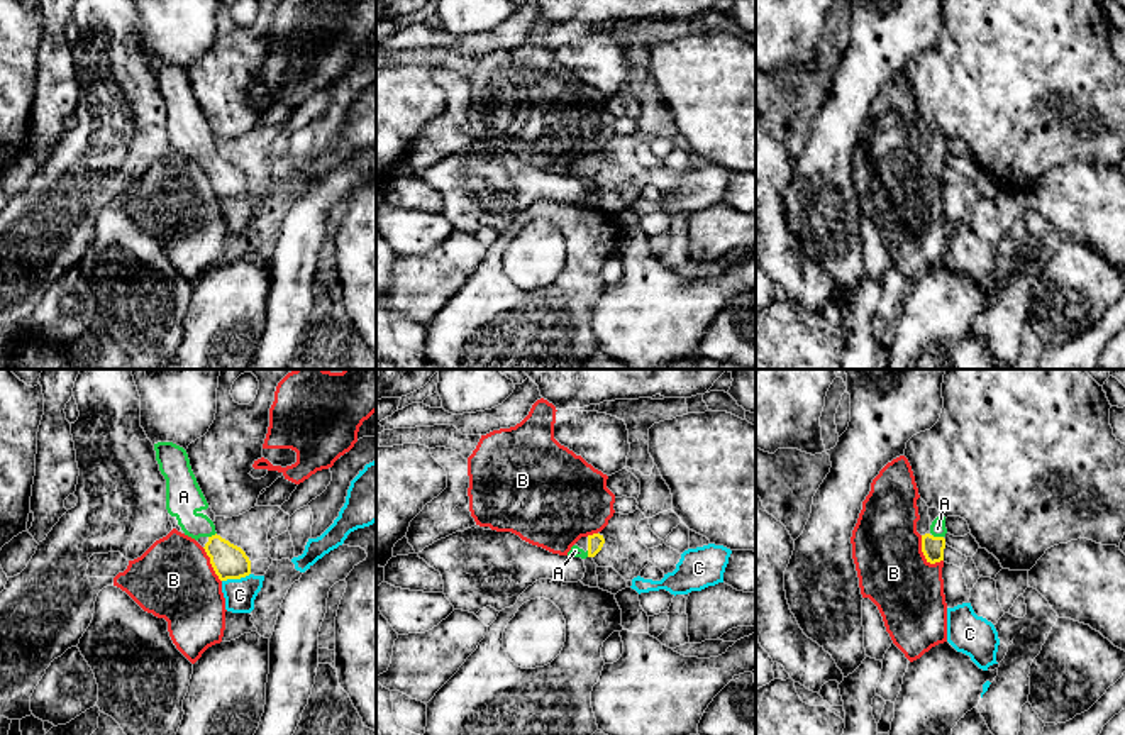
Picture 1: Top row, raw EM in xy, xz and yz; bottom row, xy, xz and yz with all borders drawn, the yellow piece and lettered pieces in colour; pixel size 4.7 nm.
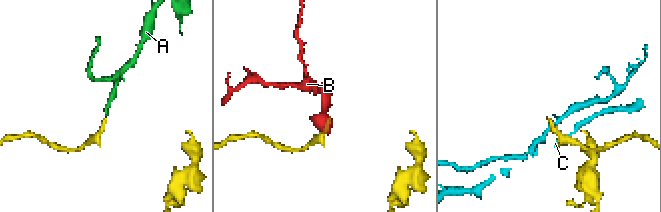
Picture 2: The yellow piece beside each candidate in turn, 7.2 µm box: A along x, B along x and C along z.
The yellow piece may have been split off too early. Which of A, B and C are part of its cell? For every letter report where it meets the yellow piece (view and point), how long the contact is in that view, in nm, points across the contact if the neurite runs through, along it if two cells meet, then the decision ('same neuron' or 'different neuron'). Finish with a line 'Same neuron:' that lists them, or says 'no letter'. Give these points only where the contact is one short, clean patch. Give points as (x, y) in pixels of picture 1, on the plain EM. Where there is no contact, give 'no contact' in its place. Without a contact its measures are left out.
A: yz (937, 158) | 60 nm | across yz (932, 168), (937, 158), (937, 149) | same neuron
B: yz (924, 175) | 170 nm | along yz (920, 156), (922, 175), (931, 183), (942, 182) | different neuron
C: xy (236, 198) | 140 nm | along xy (249, 193), (222, 202) | different neuron
Same neuron: A

